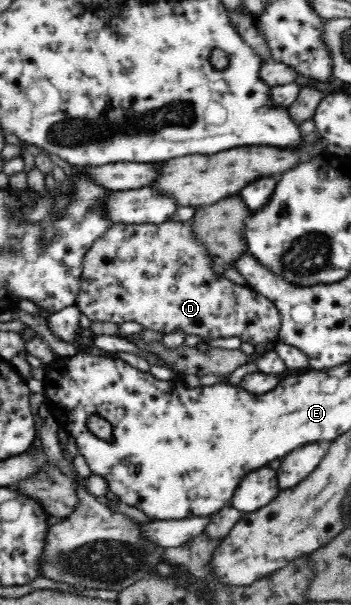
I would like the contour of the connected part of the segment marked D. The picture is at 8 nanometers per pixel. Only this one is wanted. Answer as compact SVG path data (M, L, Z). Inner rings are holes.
M165 221L162 223L143 223L143 224L125 224L114 223L113 227L108 231L107 235L98 239L92 248L88 249L83 259L83 272L81 275L81 288L75 303L75 306L81 311L81 315L88 317L91 322L99 321L100 323L139 323L146 331L158 331L164 336L168 333L183 333L184 335L197 335L202 339L220 339L220 337L238 337L241 343L249 343L255 347L266 345L270 348L276 343L277 333L280 329L280 314L277 312L276 306L266 297L260 295L247 284L238 284L228 279L222 273L214 270L214 263L221 263L225 270L229 264L222 262L218 257L210 256L206 244L202 242L192 229L192 221Z

